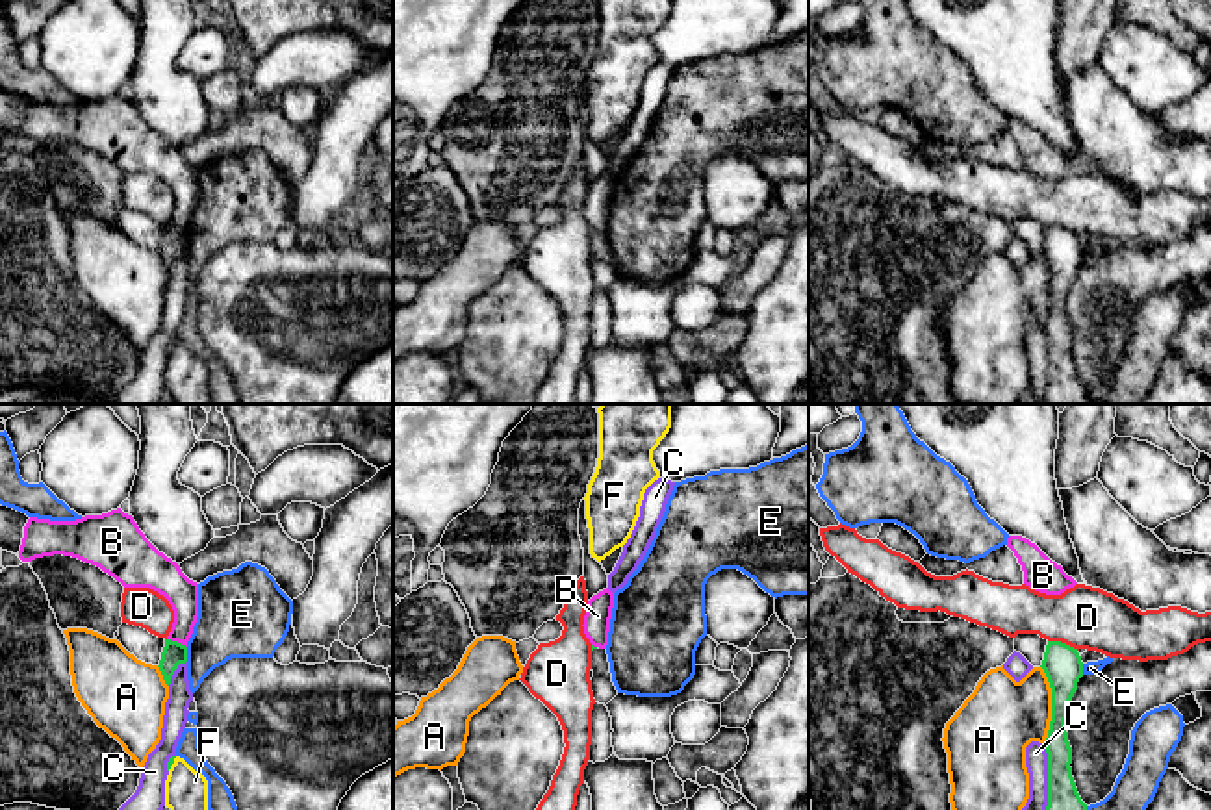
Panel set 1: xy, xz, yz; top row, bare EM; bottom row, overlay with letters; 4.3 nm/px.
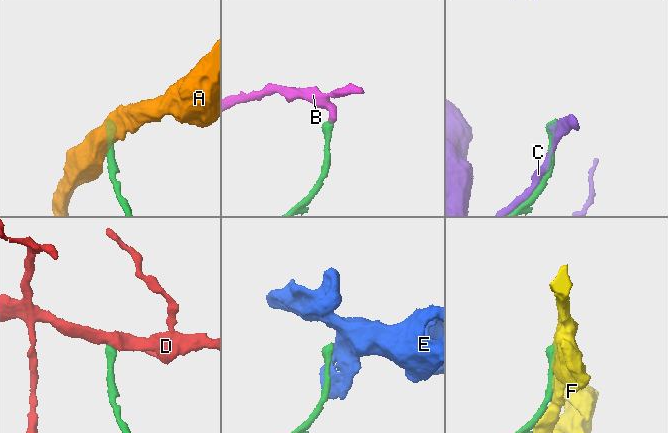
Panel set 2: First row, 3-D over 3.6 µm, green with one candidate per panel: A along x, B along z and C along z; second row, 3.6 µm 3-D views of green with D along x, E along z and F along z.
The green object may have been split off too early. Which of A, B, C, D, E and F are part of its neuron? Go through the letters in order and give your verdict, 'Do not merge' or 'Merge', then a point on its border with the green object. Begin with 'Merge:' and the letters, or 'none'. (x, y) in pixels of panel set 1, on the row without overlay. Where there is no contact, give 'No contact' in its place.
Merge: none
A: Do not merge. Touches green at yz (1052, 290)
B: Do not merge. Touches green at xy (177, 227)
C: Do not merge. Touches green at yz (1048, 366)
D: Do not merge. Touches green at yz (1063, 228)
E: Do not merge. Touches green at xy (186, 240)
F: Do not merge. Touches green at xy (173, 347)

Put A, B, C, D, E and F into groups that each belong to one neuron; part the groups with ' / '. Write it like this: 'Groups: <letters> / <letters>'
Groups: A / B / C / D / E / F

